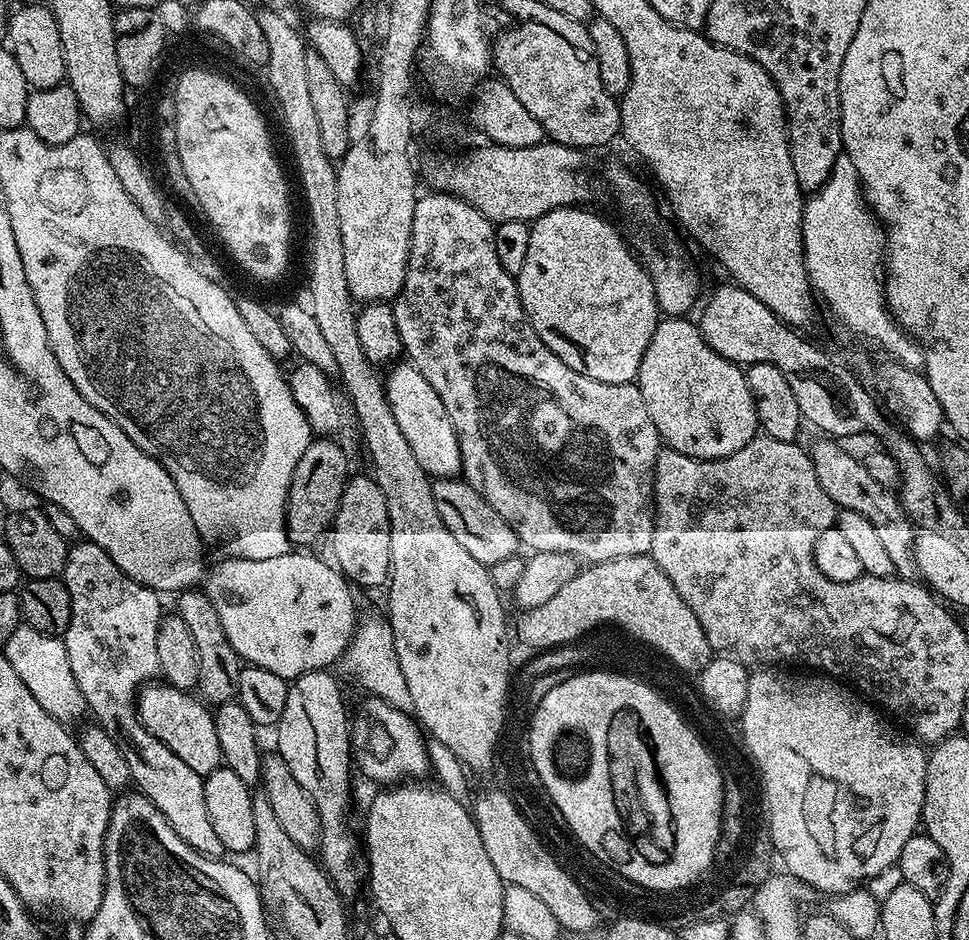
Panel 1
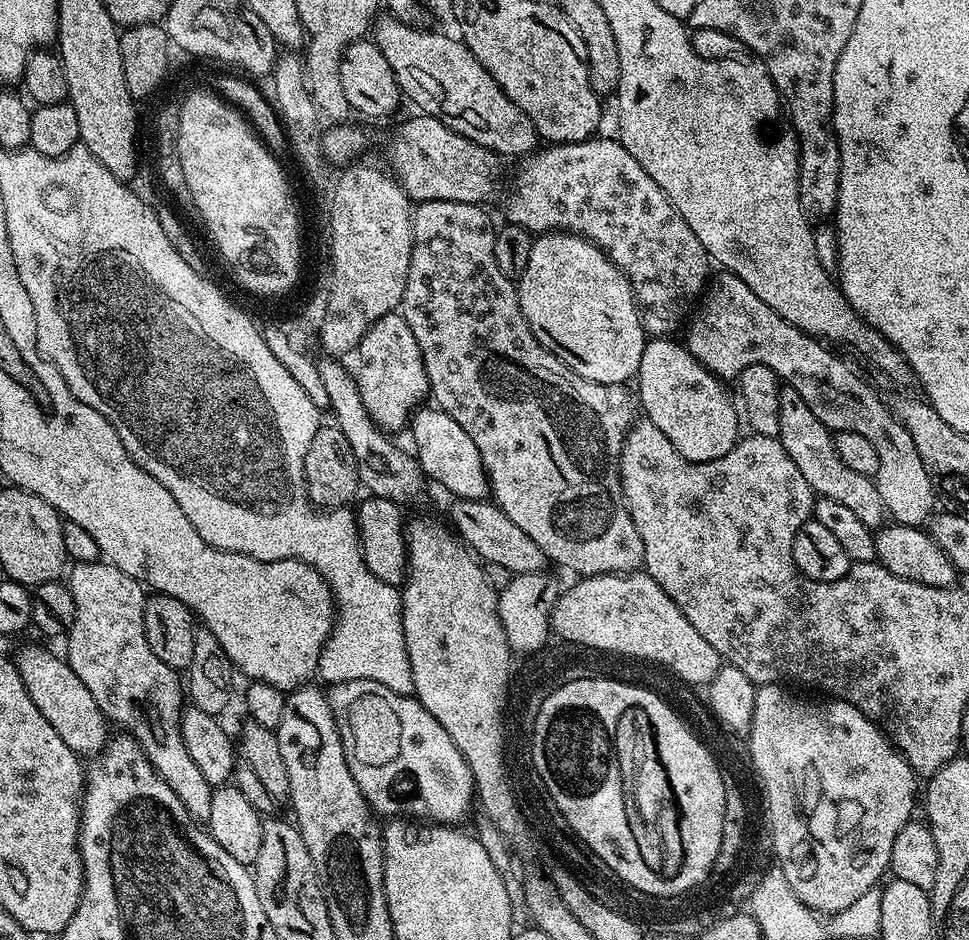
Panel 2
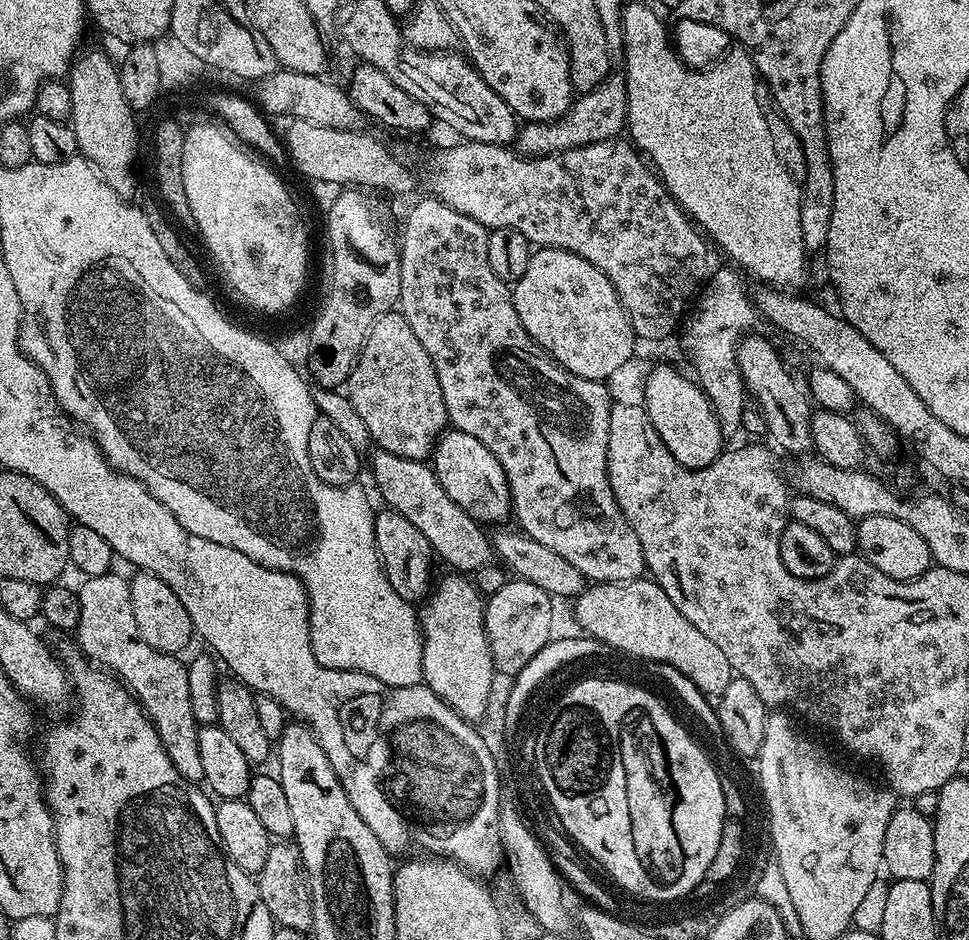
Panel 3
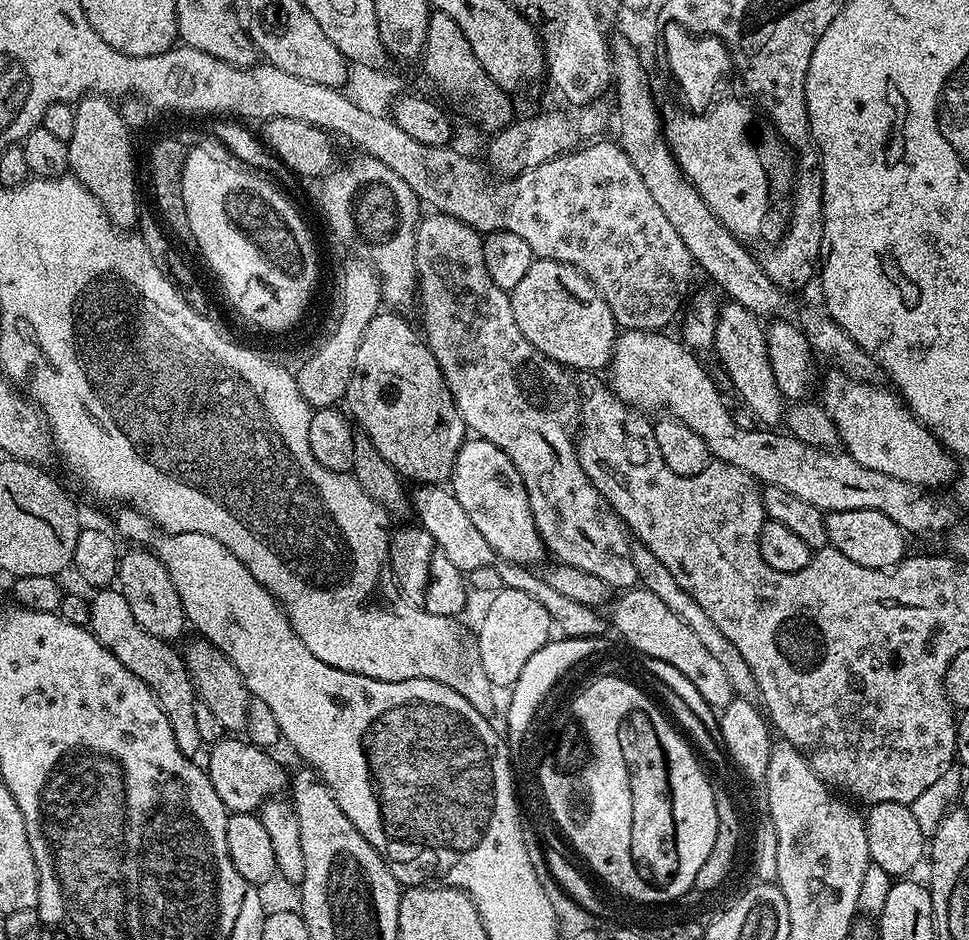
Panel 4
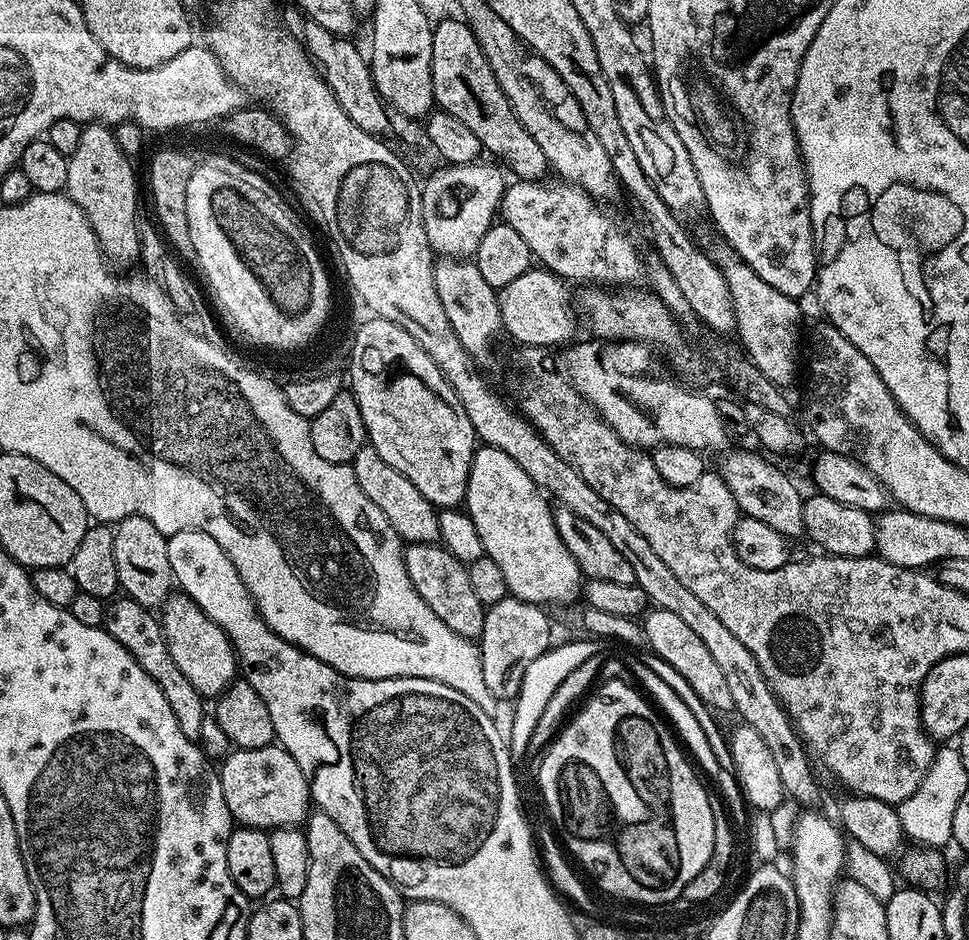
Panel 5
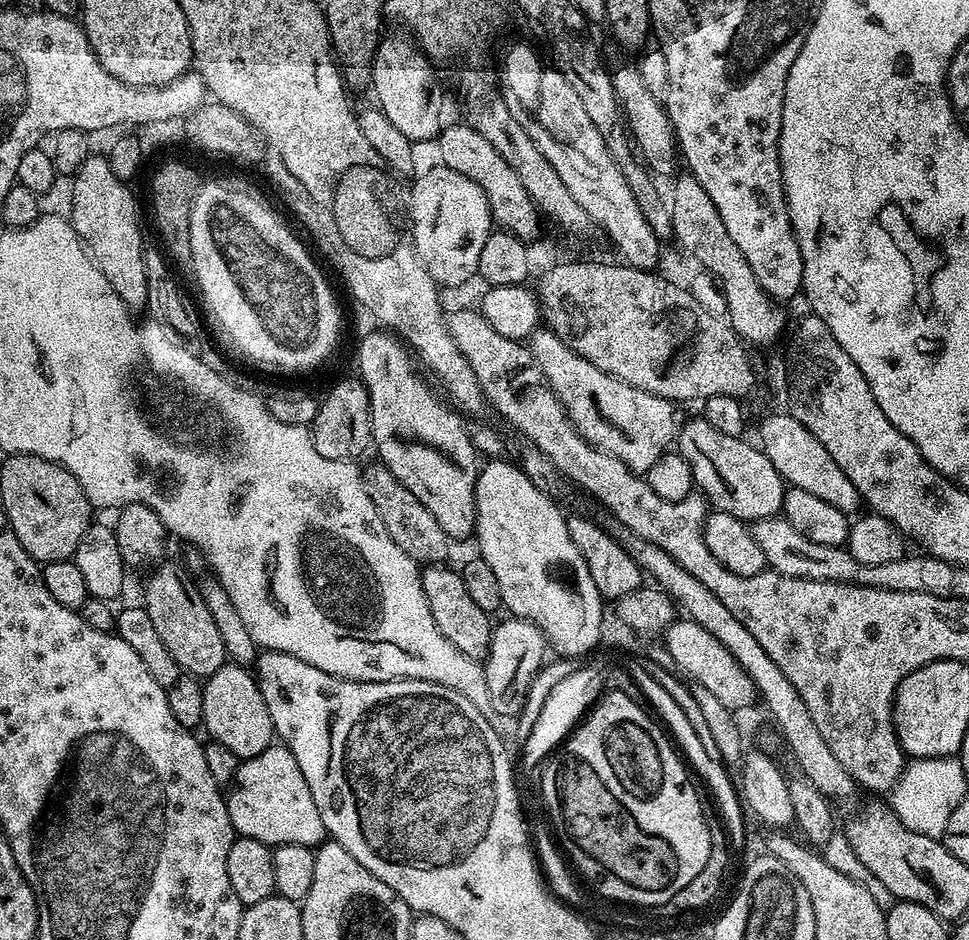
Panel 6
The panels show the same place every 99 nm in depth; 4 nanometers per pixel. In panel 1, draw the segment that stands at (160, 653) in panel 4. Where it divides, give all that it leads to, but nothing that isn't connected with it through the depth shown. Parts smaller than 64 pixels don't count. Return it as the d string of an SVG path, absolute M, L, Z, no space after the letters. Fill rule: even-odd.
M87 538L81 539L69 547L68 557L64 563L62 579L66 590L70 594L70 626L65 630L62 639L66 646L66 658L70 658L70 670L74 670L74 682L78 682L78 690L82 690L87 711L89 713L93 712L96 715L95 723L103 728L109 736L121 738L120 736L124 736L128 732L128 712L130 716L130 705L133 703L138 689L149 682L155 681L160 676L160 663L158 662L158 626L162 619L162 611L160 612L161 593L155 592L153 588L148 588L145 584L140 584L134 578L130 578L113 562L110 554L106 554L106 550L102 550L97 544L92 543ZM140 734L132 745L127 745L126 755L132 771L132 784L143 796L150 798L150 802L154 802L158 810L162 810L166 822L174 826L174 834L178 834L182 842L186 842L203 856L223 857L225 851L222 841L214 826L210 826L210 814L206 810L204 777L194 774L194 770L190 770L190 766L186 766L186 762L182 762L182 758L174 754L174 750L170 750L170 746L147 734Z

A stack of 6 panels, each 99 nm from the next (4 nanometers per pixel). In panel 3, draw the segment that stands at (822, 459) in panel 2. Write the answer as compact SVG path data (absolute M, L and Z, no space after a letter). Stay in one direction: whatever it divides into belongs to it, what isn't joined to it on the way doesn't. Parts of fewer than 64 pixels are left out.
M748 334L736 347L736 361L740 371L743 387L753 396L755 407L760 409L766 418L767 439L777 449L784 452L804 452L812 448L810 422L814 411L813 401L806 391L805 385L792 377L790 369L784 365L780 352L764 336Z

